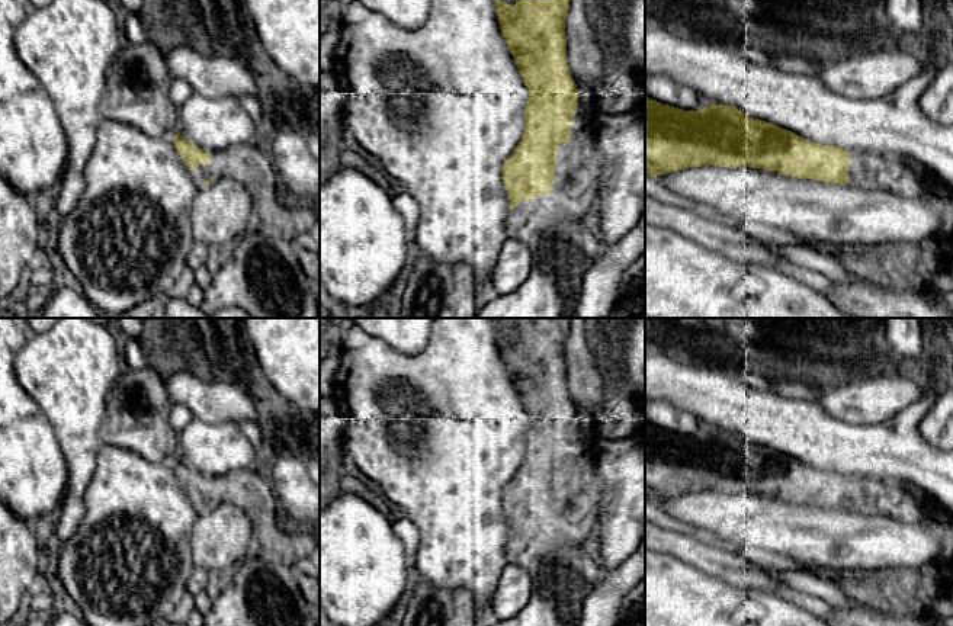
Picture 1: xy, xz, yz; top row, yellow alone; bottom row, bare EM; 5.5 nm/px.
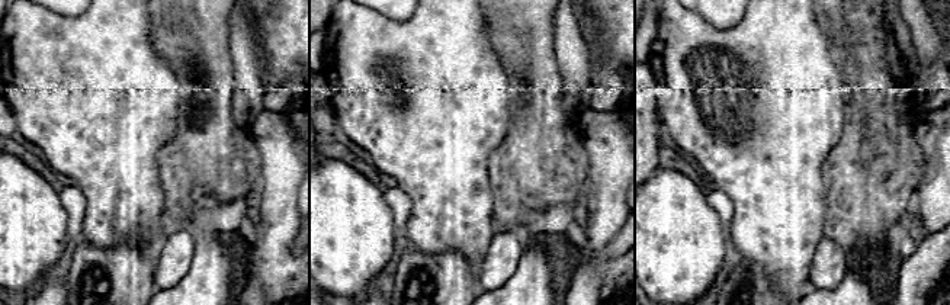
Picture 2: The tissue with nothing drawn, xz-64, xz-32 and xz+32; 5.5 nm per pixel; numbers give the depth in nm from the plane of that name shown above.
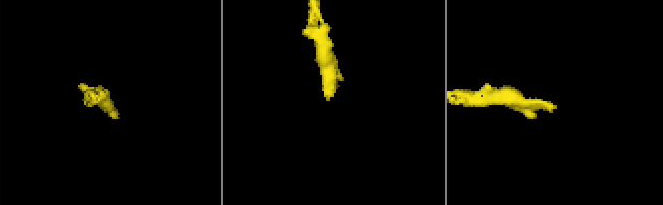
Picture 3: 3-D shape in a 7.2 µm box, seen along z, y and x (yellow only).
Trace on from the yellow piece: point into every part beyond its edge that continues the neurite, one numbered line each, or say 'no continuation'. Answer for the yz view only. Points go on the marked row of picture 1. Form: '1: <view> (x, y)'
1: yz (868, 170)

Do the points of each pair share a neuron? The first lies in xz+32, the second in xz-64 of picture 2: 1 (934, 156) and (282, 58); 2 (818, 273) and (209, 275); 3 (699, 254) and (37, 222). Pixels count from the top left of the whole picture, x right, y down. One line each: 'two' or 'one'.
1: two
2: two
3: one

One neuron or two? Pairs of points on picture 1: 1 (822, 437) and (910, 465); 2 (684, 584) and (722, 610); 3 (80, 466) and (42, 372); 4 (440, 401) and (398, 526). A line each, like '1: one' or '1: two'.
1: one
2: one
3: one
4: two

